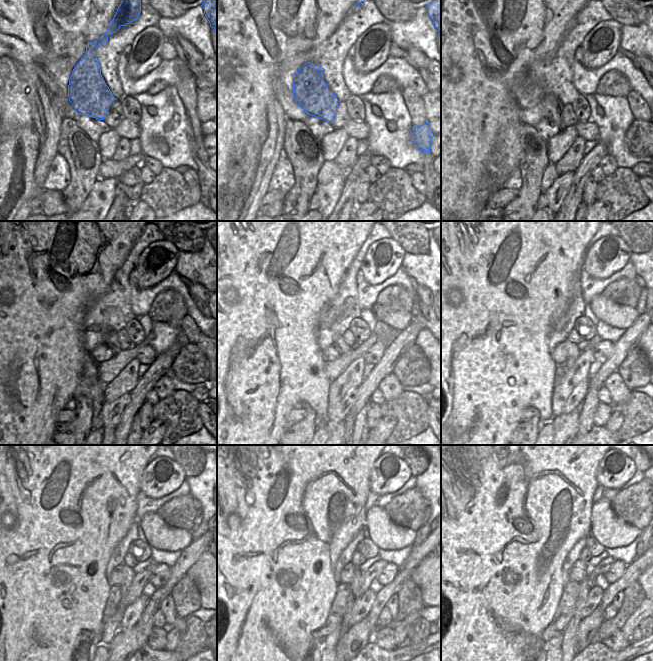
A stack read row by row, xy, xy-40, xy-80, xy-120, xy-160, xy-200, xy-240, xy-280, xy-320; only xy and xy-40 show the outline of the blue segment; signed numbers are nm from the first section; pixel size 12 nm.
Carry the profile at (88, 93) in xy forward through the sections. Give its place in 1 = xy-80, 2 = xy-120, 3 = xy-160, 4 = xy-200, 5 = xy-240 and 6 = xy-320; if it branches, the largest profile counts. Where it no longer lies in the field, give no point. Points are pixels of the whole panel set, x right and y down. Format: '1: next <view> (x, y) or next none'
1: next xy-80 (529, 94)
2: next xy-120 (110, 338)
3: next xy-160 (338, 341)
4: next xy-200 (573, 351)
5: next xy-240 (129, 574)
6: next xy-320 (584, 587)

